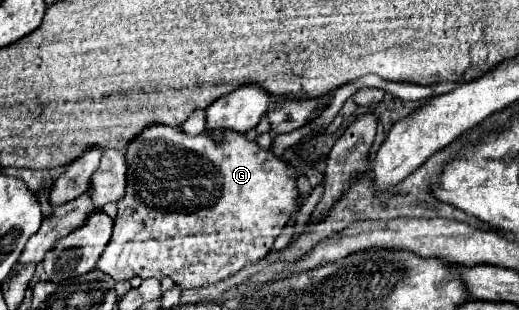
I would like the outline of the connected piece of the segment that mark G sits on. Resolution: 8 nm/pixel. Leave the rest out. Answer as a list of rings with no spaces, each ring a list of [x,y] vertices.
[[[153,123],[149,127],[145,127],[137,137],[133,137],[127,145],[125,151],[125,159],[127,159],[127,189],[125,195],[117,201],[117,217],[115,217],[115,227],[113,227],[113,235],[111,241],[107,243],[105,253],[101,255],[97,269],[103,273],[109,273],[115,281],[125,281],[131,279],[133,275],[139,275],[141,279],[147,277],[171,277],[175,283],[179,283],[183,289],[193,289],[193,287],[203,287],[209,283],[217,283],[221,279],[225,279],[227,275],[239,271],[241,267],[259,261],[261,257],[265,257],[265,253],[271,251],[275,239],[279,237],[281,229],[285,227],[285,223],[289,221],[291,213],[297,207],[297,183],[295,183],[295,173],[287,169],[287,165],[277,159],[271,151],[261,149],[255,141],[245,139],[245,135],[241,133],[233,133],[233,131],[223,131],[225,137],[221,141],[217,141],[213,137],[213,133],[203,131],[201,135],[187,135],[181,127],[171,127],[171,125],[161,125],[161,123]]]

